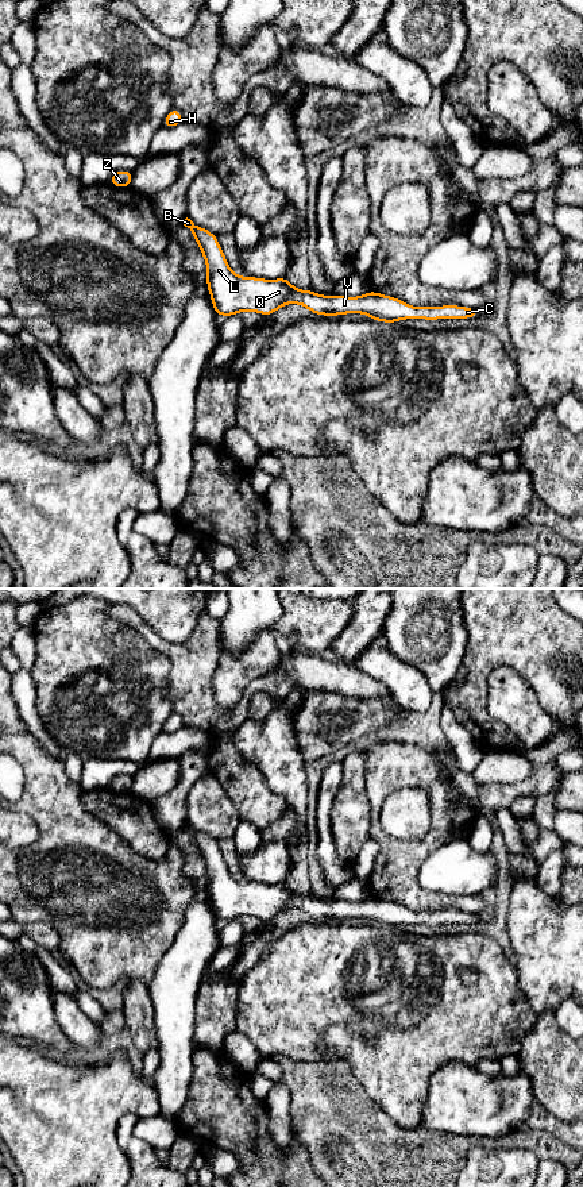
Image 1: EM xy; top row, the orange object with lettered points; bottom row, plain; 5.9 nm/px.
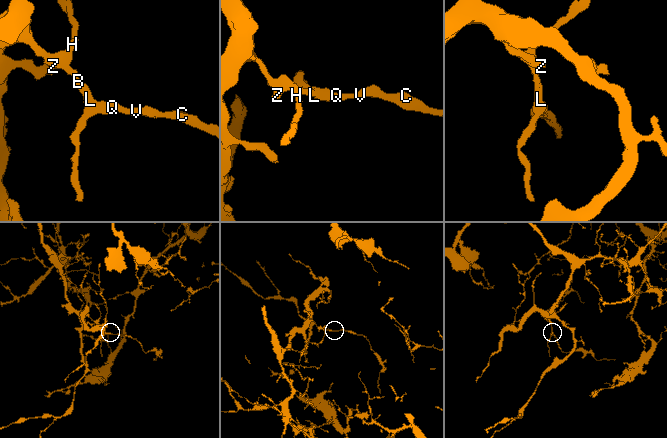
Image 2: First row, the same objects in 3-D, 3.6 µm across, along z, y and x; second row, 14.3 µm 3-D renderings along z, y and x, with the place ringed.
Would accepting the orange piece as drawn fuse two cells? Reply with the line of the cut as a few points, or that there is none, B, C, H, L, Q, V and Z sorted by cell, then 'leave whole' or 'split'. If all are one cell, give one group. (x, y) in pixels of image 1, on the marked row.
cut none; groups B C H L Q V Z; leave whole

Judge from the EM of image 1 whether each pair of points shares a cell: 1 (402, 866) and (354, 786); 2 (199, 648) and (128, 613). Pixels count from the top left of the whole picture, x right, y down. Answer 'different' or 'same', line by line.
1: different
2: same

